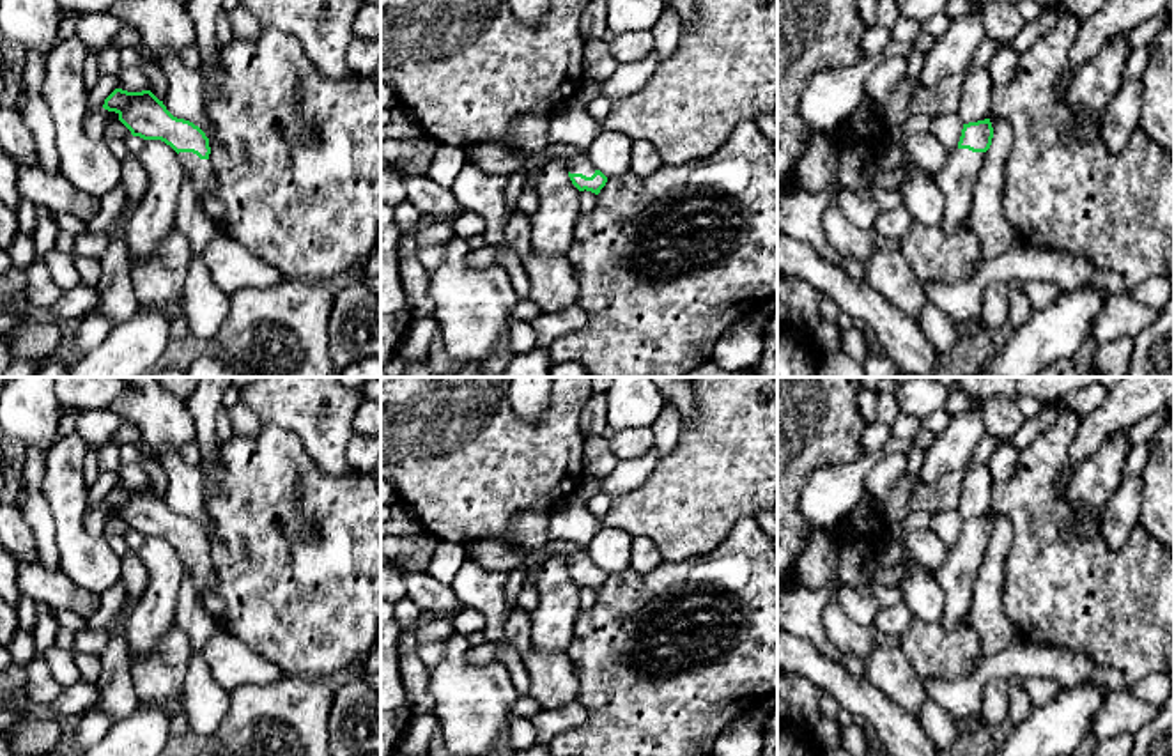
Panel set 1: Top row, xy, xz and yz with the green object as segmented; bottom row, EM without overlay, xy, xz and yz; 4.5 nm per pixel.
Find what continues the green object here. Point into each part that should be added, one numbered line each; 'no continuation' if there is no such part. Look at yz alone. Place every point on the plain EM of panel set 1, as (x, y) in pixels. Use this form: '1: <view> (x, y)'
1: yz (957, 576)

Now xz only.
1: xz (581, 560)

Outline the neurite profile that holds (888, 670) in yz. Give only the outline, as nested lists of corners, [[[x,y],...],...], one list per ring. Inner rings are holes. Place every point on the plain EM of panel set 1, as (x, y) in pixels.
[[[875,648],[862,660],[868,680],[917,719],[928,694],[912,662],[900,650],[892,648]]]

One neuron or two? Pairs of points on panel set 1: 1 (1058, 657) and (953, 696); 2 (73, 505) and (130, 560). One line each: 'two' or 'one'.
1: one
2: two

